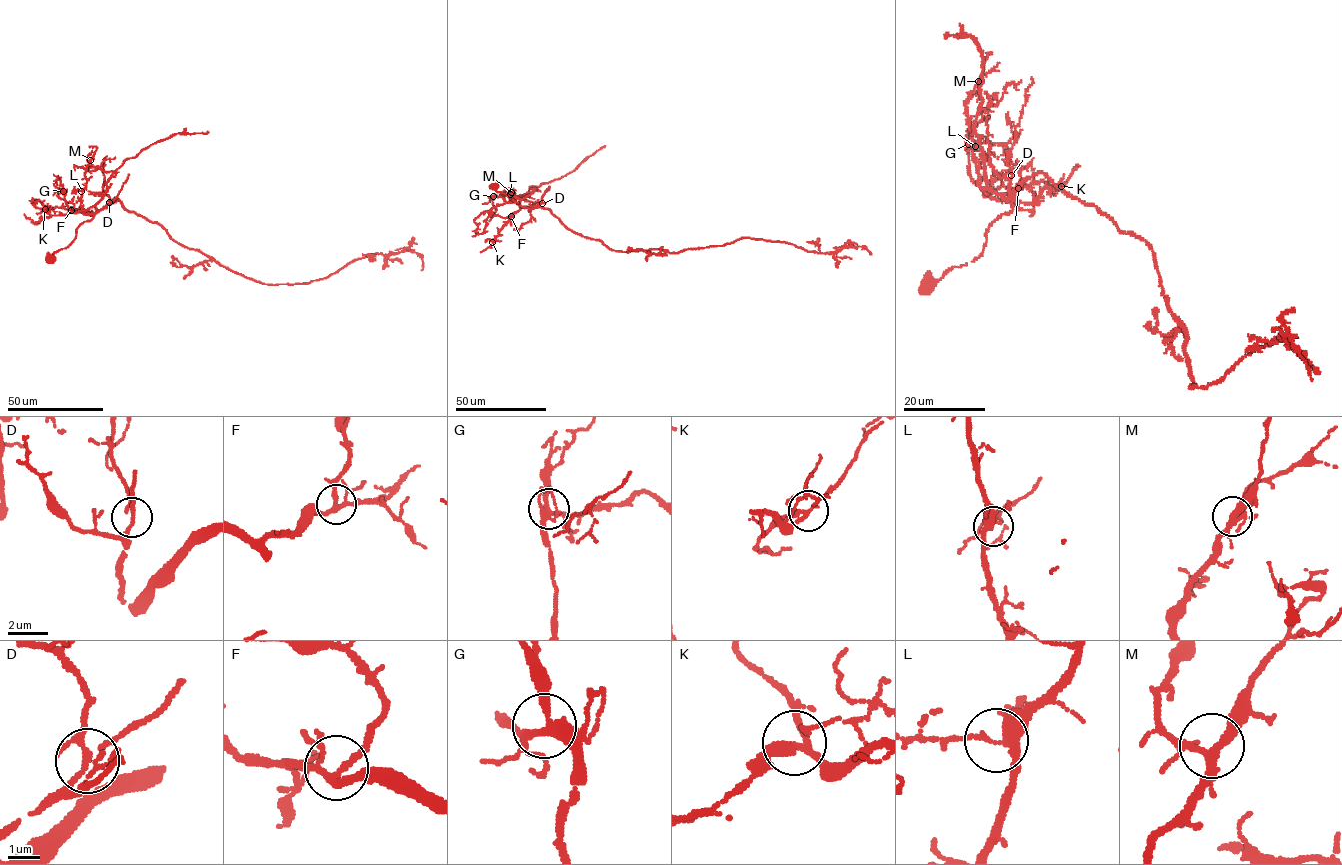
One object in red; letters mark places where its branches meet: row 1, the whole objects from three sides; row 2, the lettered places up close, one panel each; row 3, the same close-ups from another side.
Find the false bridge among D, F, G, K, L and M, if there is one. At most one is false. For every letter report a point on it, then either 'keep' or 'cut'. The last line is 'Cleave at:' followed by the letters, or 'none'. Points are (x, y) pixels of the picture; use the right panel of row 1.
D: place (1011, 175); keep
F: place (1018, 188); keep
G: place (968, 144); keep
K: place (1061, 186); keep
L: place (975, 146); keep
M: place (978, 81); keep
Cleave at: none

